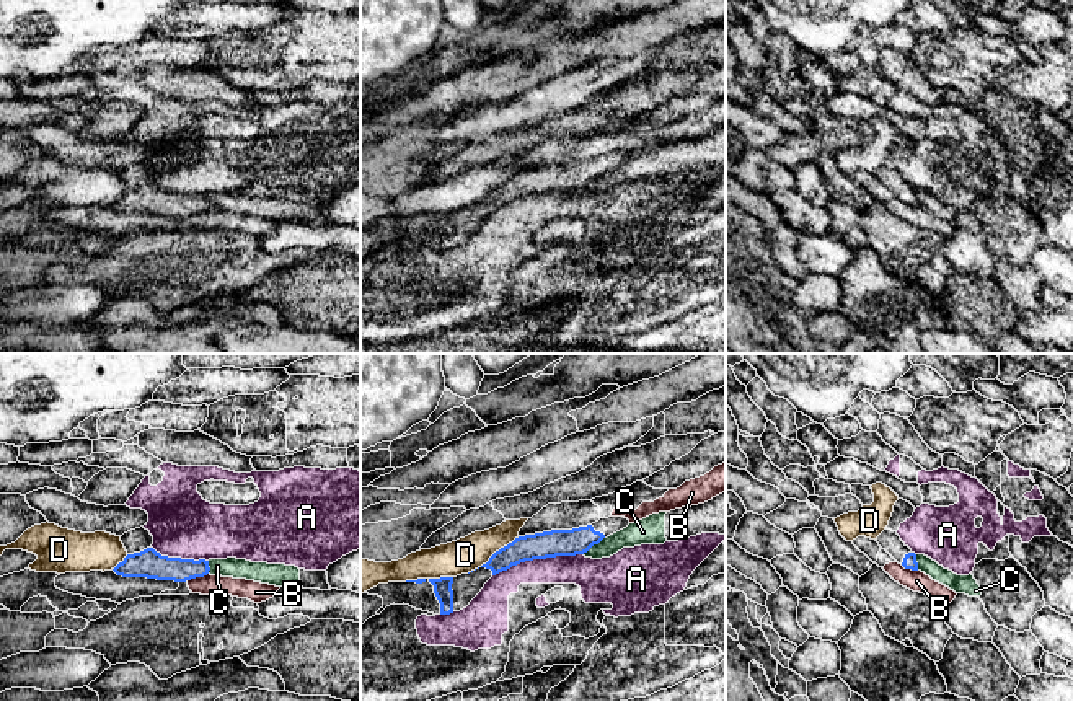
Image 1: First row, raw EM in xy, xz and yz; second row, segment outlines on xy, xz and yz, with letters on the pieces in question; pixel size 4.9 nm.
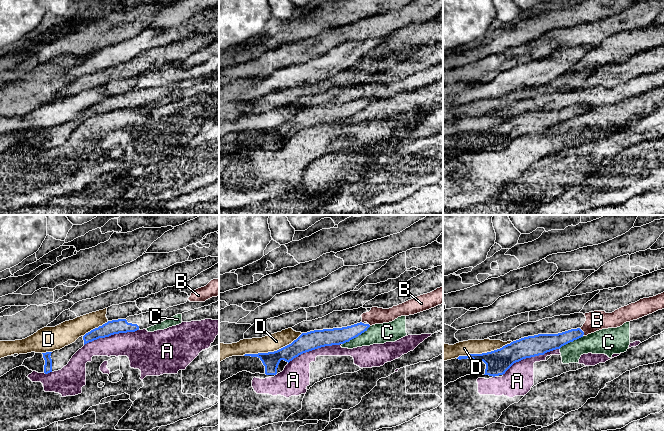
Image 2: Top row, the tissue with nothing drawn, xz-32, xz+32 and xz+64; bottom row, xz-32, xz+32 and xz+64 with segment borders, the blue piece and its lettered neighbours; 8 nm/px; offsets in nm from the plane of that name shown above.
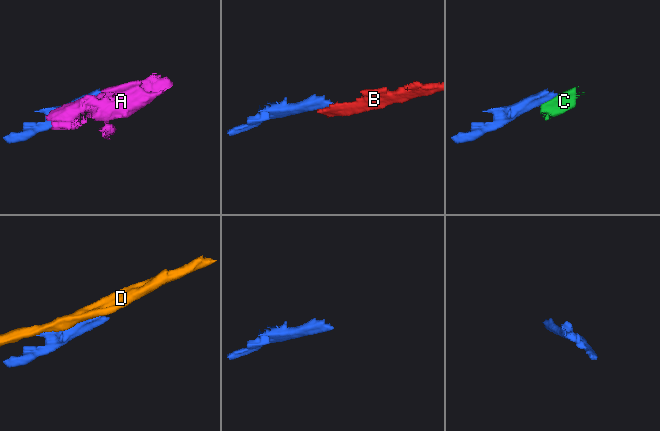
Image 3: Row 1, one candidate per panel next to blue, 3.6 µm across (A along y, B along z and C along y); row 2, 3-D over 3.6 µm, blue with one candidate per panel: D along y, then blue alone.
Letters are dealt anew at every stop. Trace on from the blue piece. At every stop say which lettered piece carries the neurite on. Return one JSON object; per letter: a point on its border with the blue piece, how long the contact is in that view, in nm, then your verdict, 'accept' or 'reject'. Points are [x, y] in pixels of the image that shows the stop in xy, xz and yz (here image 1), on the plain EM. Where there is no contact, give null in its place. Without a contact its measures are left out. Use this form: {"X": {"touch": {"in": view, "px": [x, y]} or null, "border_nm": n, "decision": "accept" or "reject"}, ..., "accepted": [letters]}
{"A": {"touch": {"in": "xz", "px": [537, 193]}, "border_nm": 460, "decision": "reject"}, "B": {"touch": {"in": "xy", "px": [198, 211]}, "border_nm": 110, "decision": "reject"}, "C": {"touch": {"in": "xz", "px": [592, 180]}, "border_nm": 140, "decision": "reject"}, "D": {"touch": {"in": "xz", "px": [493, 189]}, "border_nm": 320, "decision": "reject"}, "accepted": []}

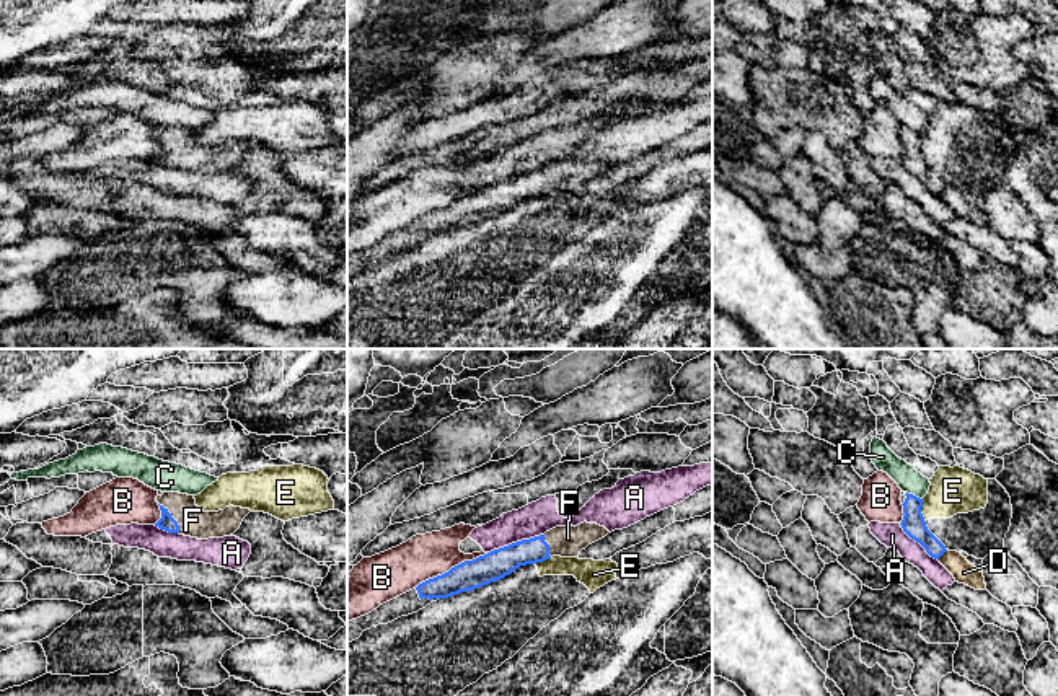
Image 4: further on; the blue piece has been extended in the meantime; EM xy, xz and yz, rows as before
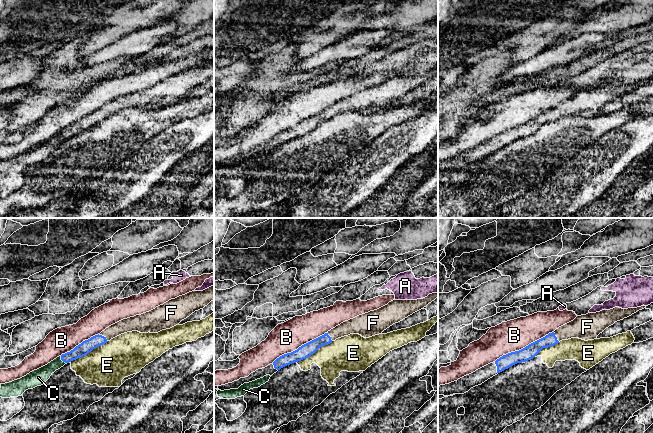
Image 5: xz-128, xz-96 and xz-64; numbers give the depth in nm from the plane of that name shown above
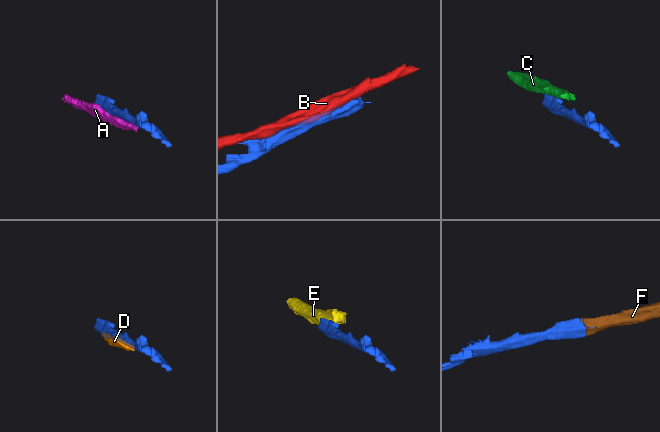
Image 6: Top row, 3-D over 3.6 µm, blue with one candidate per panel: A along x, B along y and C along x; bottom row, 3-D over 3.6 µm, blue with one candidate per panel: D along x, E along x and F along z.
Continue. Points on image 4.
{"A": {"touch": {"in": "xz", "px": [517, 176]}, "border_nm": 300, "decision": "reject"}, "B": {"touch": {"in": "xz", "px": [452, 202]}, "border_nm": 400, "decision": "reject"}, "C": {"touch": {"in": "yz", "px": [915, 131]}, "border_nm": 90, "decision": "reject"}, "D": {"touch": {"in": "yz", "px": [943, 188]}, "border_nm": 80, "decision": "reject"}, "E": {"touch": {"in": "yz", "px": [920, 144]}, "border_nm": 110, "decision": "reject"}, "F": {"touch": {"in": "xy", "px": [171, 152]}, "border_nm": 190, "decision": "accept"}, "accepted": ["F"]}

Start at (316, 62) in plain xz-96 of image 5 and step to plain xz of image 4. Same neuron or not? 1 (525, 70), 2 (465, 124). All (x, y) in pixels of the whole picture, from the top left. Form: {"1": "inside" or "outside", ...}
{"1": "outside", "2": "inside"}

